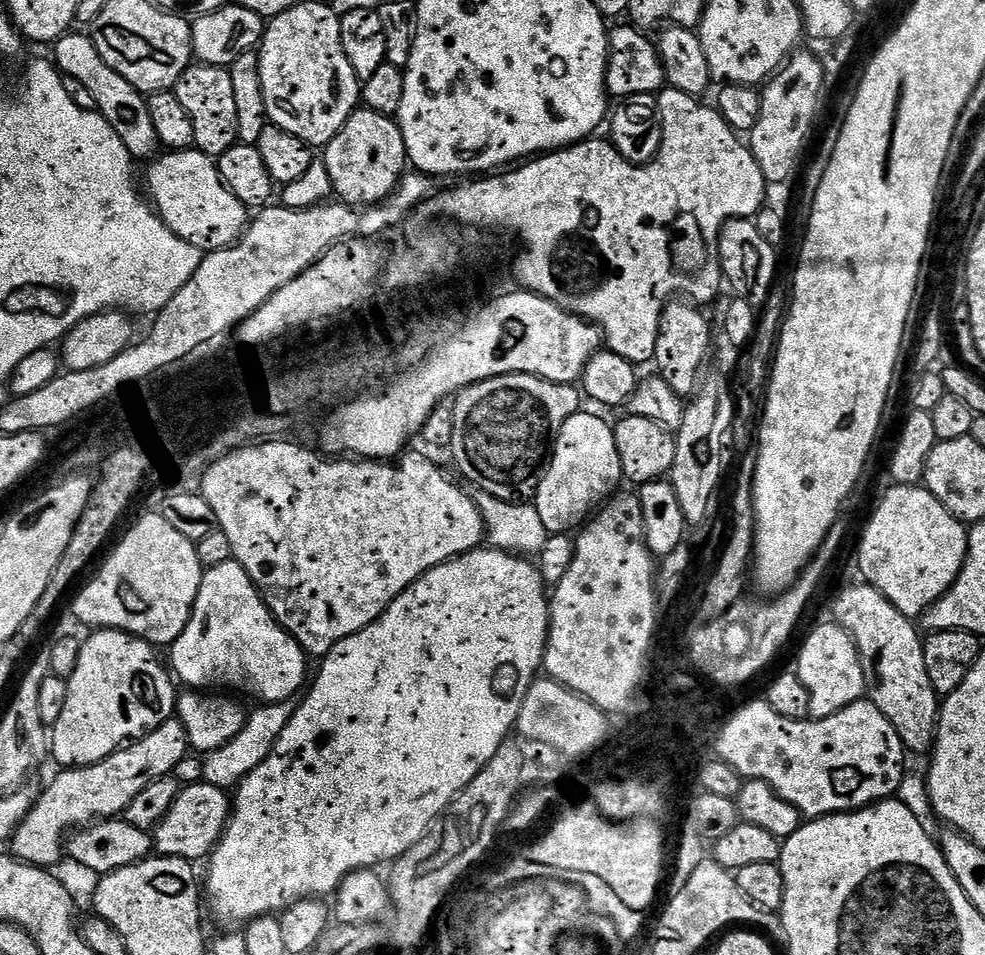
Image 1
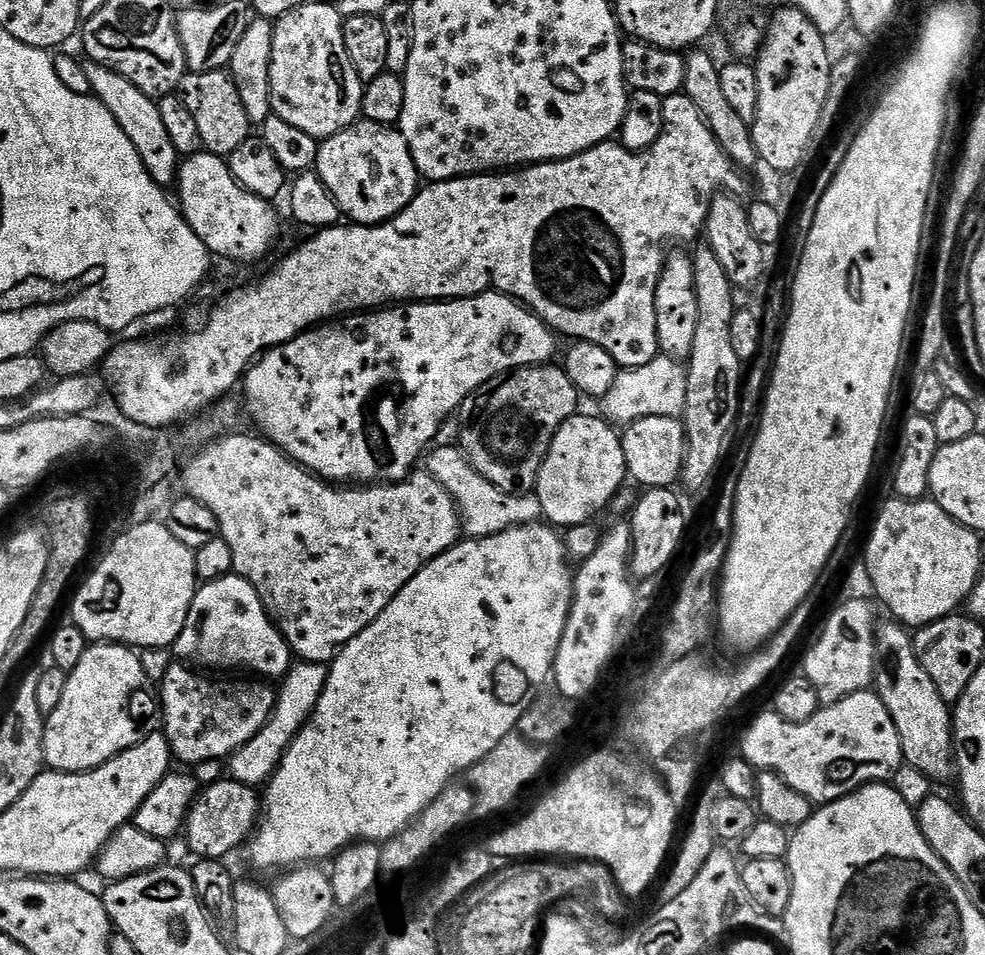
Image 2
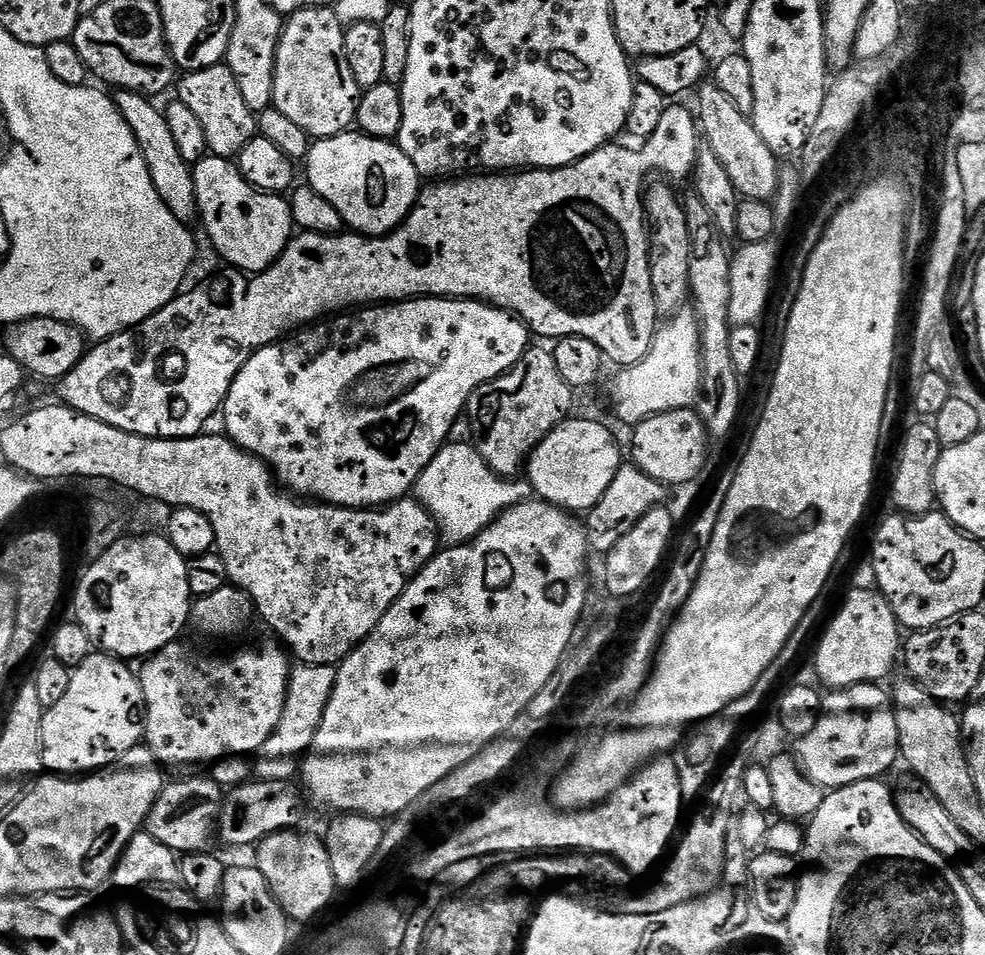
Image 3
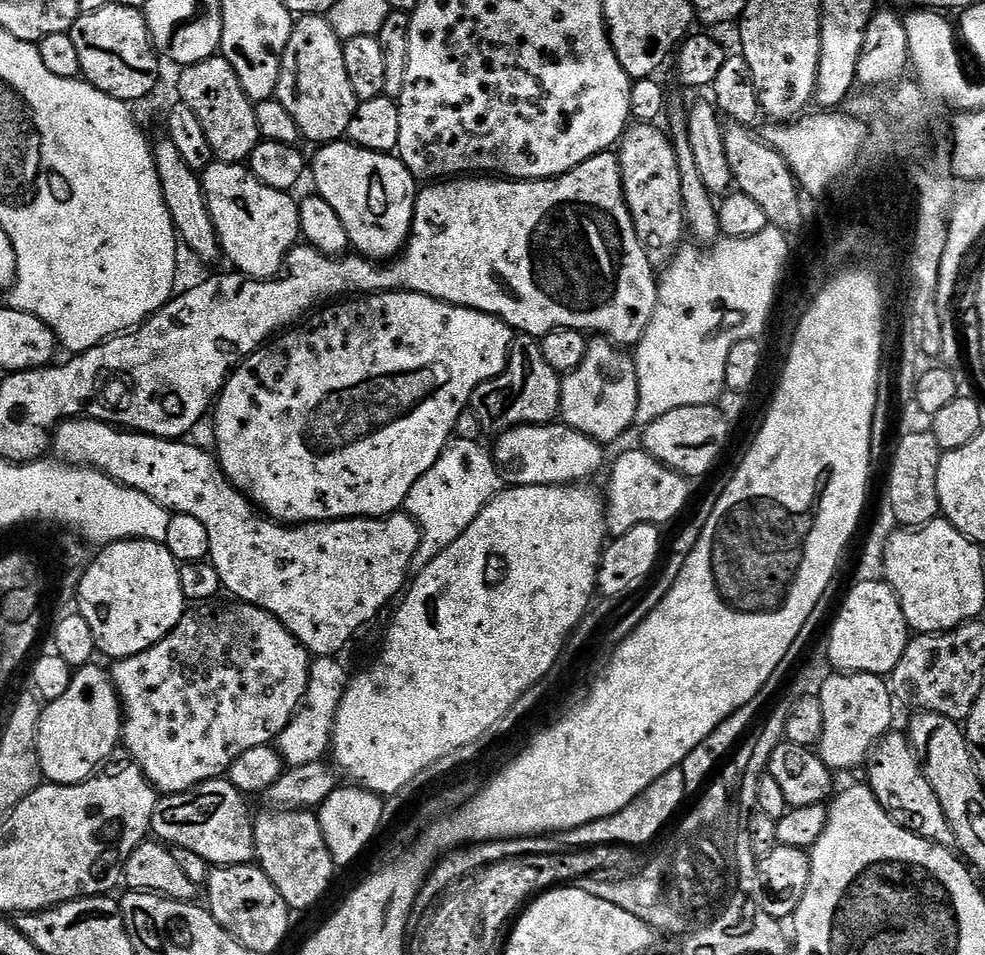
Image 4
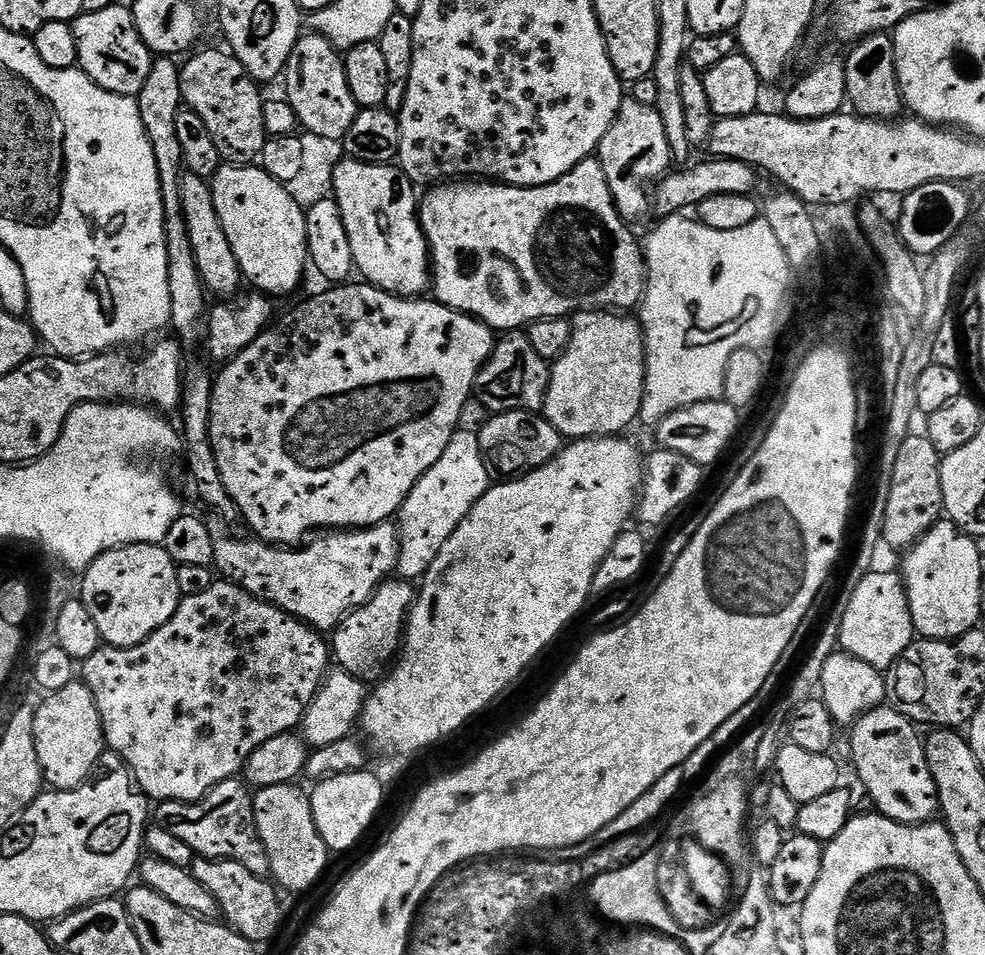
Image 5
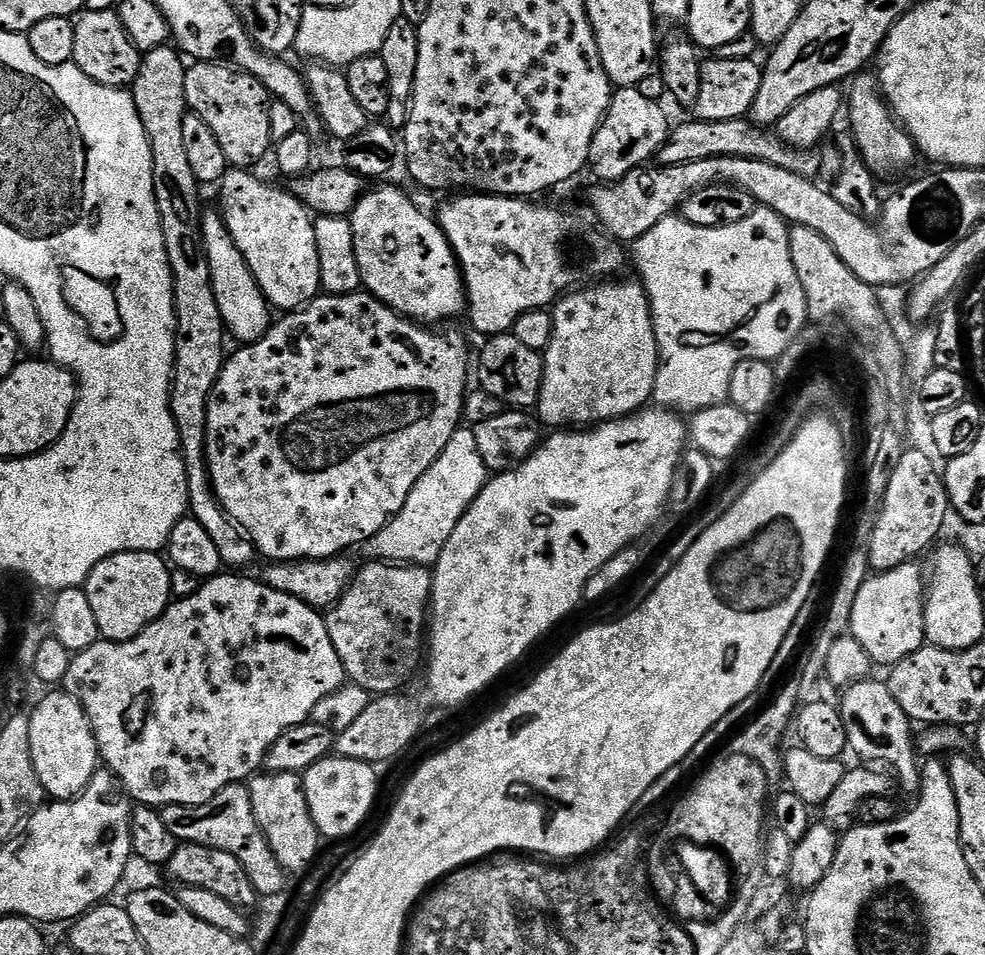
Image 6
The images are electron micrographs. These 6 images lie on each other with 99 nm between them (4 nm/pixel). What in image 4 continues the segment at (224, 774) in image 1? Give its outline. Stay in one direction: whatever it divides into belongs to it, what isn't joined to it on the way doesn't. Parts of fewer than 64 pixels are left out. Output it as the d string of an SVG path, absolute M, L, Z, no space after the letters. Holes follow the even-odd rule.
M318 656L308 665L306 694L292 721L280 731L278 737L278 751L289 768L307 766L309 762L318 762L329 755L336 715L350 679L350 672L340 662L335 656Z

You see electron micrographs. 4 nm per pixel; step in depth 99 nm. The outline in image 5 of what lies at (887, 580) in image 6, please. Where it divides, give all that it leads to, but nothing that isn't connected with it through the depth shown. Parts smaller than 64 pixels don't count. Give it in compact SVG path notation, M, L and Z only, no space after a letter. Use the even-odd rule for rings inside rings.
M899 571L868 572L852 593L845 617L842 618L839 647L870 666L888 670L912 645L913 639L912 615L903 575Z

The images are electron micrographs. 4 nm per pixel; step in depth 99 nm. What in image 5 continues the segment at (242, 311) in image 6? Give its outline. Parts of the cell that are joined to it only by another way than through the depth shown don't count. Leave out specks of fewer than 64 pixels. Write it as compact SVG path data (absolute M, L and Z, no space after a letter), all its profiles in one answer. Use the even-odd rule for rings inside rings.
M185 171L180 177L180 197L182 214L186 218L186 230L190 234L190 246L194 246L194 262L198 262L198 274L202 278L205 289L213 297L232 298L228 296L234 295L239 290L242 277L238 258L234 258L234 250L226 238L226 230L222 230L218 210L214 210L211 183Z

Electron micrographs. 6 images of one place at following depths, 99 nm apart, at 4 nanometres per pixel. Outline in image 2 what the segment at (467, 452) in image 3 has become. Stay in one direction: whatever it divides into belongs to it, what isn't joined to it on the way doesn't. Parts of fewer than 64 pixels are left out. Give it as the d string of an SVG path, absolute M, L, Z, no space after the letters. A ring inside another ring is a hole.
M433 447L427 453L426 464L427 460L426 471L428 475L433 476L456 502L465 537L493 536L523 524L535 524L544 515L542 502L536 495L515 496L498 490L498 486L494 486L494 482L486 482L486 478L482 478L482 474L478 474L478 470L474 470L474 466L464 457L459 447Z

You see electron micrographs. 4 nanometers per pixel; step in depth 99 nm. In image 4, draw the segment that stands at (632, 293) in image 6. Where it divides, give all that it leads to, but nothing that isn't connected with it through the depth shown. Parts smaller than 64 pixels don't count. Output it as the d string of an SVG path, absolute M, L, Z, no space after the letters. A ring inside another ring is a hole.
M596 338L589 343L582 362L560 381L559 419L586 434L601 446L608 446L628 427L636 424L638 378L636 361L610 340Z

